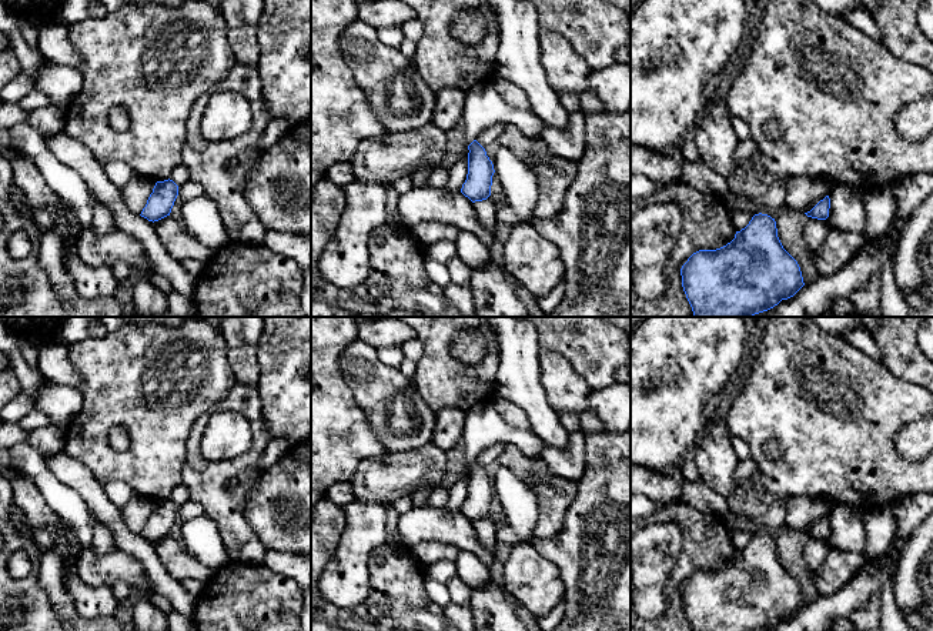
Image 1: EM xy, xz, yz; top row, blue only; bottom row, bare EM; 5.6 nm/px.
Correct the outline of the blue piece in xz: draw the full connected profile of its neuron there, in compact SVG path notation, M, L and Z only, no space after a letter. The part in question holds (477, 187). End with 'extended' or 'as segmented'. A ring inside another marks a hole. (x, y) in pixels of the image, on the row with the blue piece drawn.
M476 140L468 146L468 150L468 174L461 193L472 203L482 201L491 196L494 164Z; as segmented

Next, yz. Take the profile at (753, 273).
M762 213L726 246L693 253L680 276L693 317L753 317L805 286L797 261L778 237L775 218Z; as segmented

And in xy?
M173 180L157 181L140 216L153 223L170 216L177 196L178 186Z; as segmented

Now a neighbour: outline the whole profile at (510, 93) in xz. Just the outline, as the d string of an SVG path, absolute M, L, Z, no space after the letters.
M498 77L492 80L492 86L512 108L529 108L528 97L518 86Z

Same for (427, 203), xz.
M414 187L399 196L397 214L408 228L421 221L439 221L474 234L486 247L496 241L495 236L481 226L472 201L461 191L447 187Z

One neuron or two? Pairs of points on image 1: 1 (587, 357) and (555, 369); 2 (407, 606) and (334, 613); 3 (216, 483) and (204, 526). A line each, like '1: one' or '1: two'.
1: two
2: one
3: two

